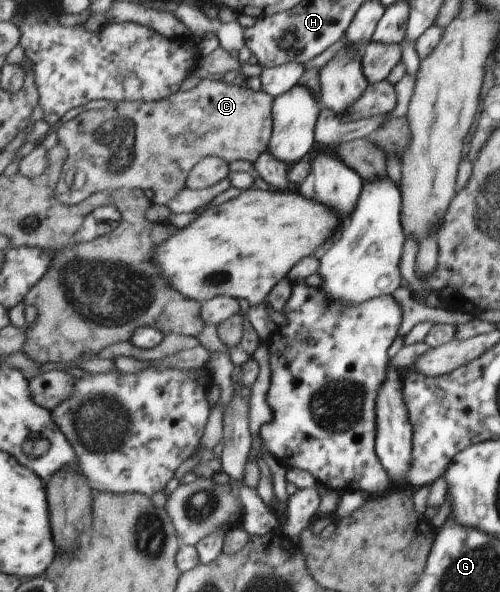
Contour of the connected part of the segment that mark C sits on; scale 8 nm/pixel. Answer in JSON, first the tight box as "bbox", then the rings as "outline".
{"bbox":[54,76,275,205],"outline":[[[202,76],[195,88],[174,93],[159,102],[117,102],[106,108],[85,110],[71,121],[54,128],[60,144],[68,152],[65,185],[69,185],[73,193],[77,193],[73,201],[85,201],[93,193],[105,190],[117,193],[121,189],[151,189],[154,193],[152,203],[167,205],[183,189],[189,189],[189,173],[205,157],[220,157],[228,164],[239,159],[255,162],[266,151],[267,144],[272,139],[274,103],[275,98],[272,95],[253,91],[249,87],[239,87],[239,81],[227,84],[221,78]]]}

